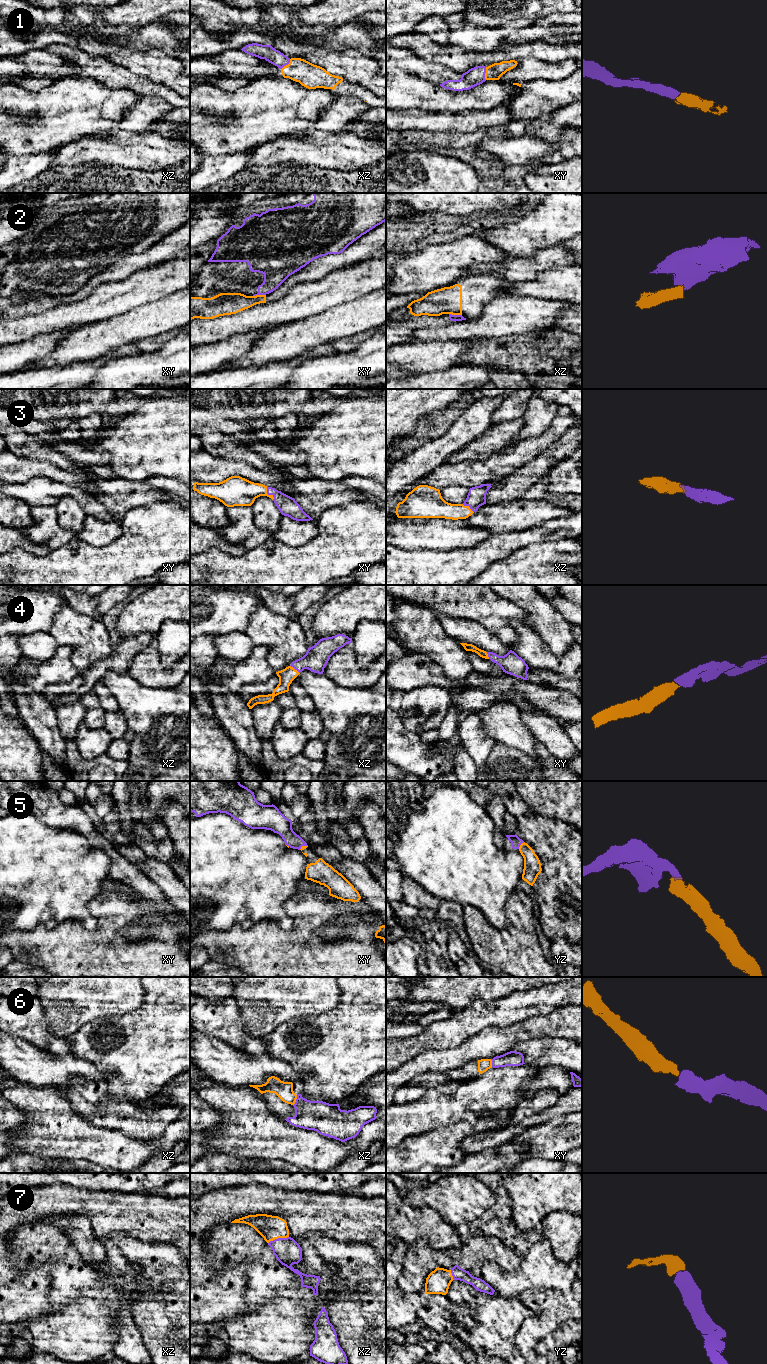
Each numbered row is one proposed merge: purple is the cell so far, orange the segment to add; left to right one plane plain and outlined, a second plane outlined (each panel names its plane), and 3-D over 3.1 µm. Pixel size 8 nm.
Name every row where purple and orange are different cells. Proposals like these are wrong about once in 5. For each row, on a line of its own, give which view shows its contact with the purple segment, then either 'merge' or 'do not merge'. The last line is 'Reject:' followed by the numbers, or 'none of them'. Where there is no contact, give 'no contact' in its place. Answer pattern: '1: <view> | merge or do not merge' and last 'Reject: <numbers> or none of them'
1: xy | merge
2: xy | do not merge
3: xy | merge
4: xz | merge
5: yz | merge
6: xz | merge
7: xz | merge
Reject: 2

